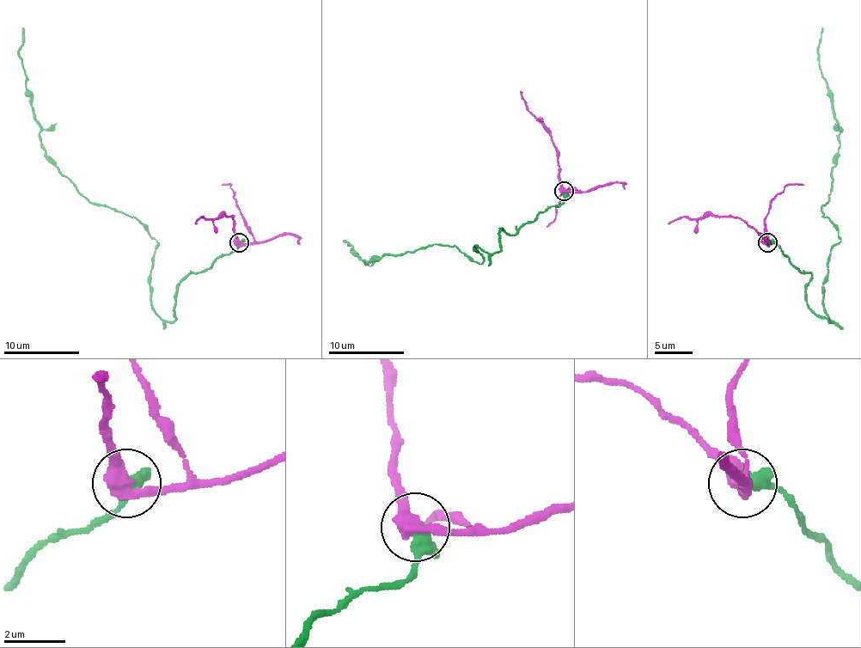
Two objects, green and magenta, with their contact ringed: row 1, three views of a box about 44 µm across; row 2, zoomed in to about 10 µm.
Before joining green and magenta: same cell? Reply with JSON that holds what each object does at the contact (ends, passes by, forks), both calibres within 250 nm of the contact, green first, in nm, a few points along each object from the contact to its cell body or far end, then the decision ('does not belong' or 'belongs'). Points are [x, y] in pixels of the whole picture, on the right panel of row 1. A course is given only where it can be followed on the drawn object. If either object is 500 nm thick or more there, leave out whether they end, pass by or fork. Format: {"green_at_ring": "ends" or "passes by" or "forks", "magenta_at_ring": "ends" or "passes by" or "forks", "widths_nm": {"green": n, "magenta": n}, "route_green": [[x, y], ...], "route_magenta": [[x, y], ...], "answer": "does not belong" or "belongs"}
{"green_at_ring": "ends", "magenta_at_ring": "passes by", "widths_nm": {"green": 480, "magenta": 480}, "route_green": [[768, 243], [812, 275], [806, 303], [831, 320], [823, 284], [839, 229], [821, 207], [840, 127], [823, 28]], "route_magenta": [[768, 243], [740, 218], [682, 217], [668, 224]], "answer": "does not belong"}

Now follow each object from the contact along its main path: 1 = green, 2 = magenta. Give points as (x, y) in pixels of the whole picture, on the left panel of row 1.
1: (239, 243), (188, 275), (165, 320), (152, 306), (157, 243), (45, 154), (25, 28)
2: (239, 243), (231, 217), (201, 217), (195, 224)

